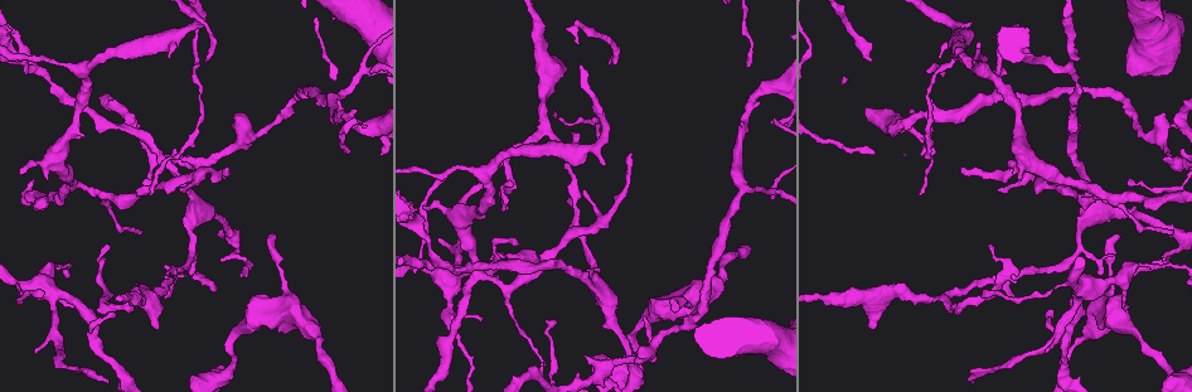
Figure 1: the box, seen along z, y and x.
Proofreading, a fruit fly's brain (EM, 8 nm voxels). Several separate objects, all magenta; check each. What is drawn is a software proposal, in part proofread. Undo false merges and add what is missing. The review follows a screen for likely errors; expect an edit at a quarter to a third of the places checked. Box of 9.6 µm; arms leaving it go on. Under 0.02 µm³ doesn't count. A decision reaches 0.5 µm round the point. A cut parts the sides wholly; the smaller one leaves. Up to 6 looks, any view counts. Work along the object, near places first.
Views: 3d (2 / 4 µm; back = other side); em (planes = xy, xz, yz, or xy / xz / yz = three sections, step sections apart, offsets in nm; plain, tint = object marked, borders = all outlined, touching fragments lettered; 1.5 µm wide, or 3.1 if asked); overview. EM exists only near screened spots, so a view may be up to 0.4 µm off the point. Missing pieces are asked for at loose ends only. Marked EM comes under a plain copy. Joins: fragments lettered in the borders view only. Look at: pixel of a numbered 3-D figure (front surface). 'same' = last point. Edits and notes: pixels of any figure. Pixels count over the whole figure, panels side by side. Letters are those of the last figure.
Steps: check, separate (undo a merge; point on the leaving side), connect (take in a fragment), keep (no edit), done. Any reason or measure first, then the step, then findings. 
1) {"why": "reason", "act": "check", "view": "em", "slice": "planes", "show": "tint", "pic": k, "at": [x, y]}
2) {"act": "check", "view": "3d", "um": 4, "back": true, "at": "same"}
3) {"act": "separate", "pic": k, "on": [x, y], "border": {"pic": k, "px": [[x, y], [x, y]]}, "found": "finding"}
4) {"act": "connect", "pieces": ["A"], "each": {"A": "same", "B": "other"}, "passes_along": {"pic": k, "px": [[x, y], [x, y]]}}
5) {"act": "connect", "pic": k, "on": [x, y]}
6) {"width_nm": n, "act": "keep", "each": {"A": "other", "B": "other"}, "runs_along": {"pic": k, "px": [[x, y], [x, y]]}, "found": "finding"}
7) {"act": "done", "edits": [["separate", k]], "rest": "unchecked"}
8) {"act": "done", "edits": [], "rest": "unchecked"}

{"why": "a fork", "act": "check", "view": "3d", "um": 2, "pic": 1, "at": [1000, 71]}

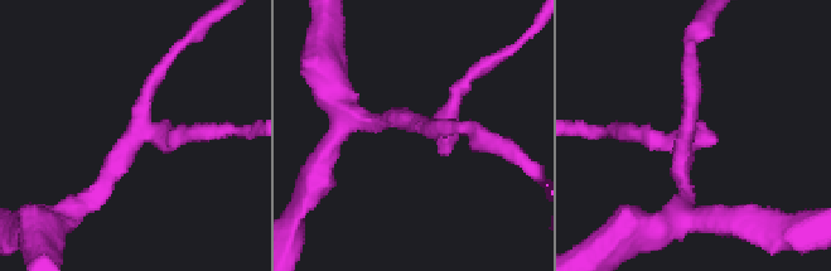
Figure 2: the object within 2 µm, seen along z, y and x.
{"arms": 3, "why": "need the tissue", "act": "check", "view": "em", "slice": "planes", "show": "tint", "pic": 2, "at": [687, 134]}

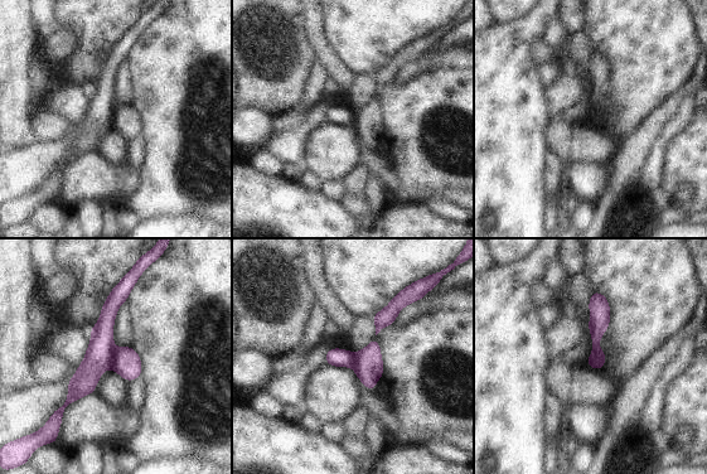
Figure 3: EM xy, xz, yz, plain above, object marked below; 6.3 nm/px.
{"act": "check", "view": "em", "slice": "planes", "show": "borders", "at": "same"}

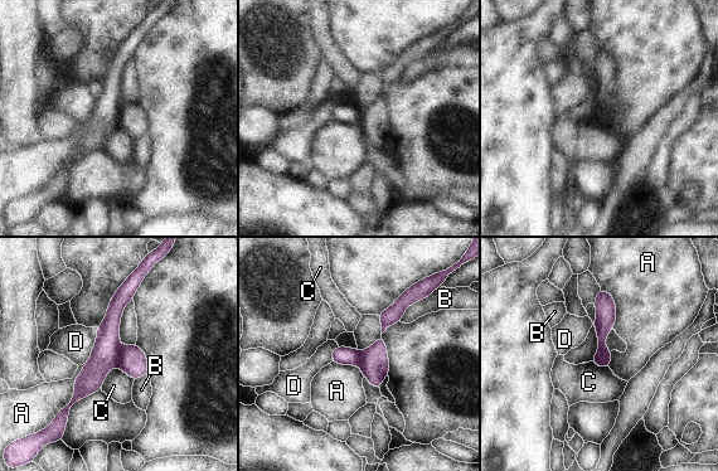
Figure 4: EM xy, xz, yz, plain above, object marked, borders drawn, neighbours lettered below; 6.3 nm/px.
{"act": "separate", "pic": 4, "on": [131, 359], "each": {"A": "other", "B": "other", "C": "other", "D": "other"}, "border": {"pic": 4, "px": [[121, 346], [115, 364]]}, "found": "two neurons meet here"}

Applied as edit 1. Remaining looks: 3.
{"why": "see it whole again", "act": "check", "view": "overview"}

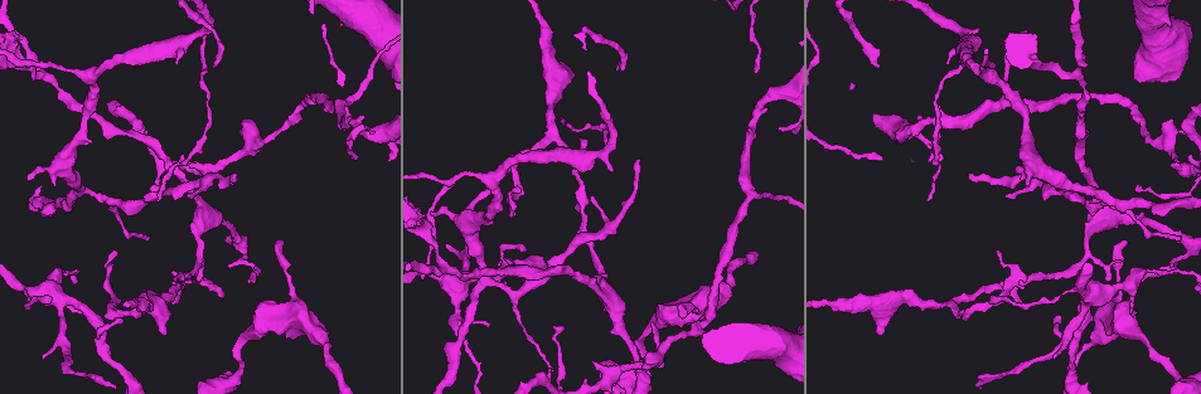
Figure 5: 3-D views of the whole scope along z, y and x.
{"act": "check", "view": "3d", "um": 4, "pic": 5, "at": [285, 272]}

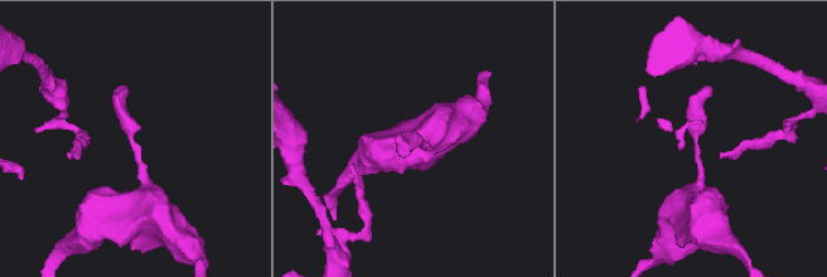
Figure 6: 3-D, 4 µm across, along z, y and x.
{"why": "need the tissue", "act": "check", "view": "em", "slice": "planes", "show": "borders", "pic": 6, "at": [131, 140]}

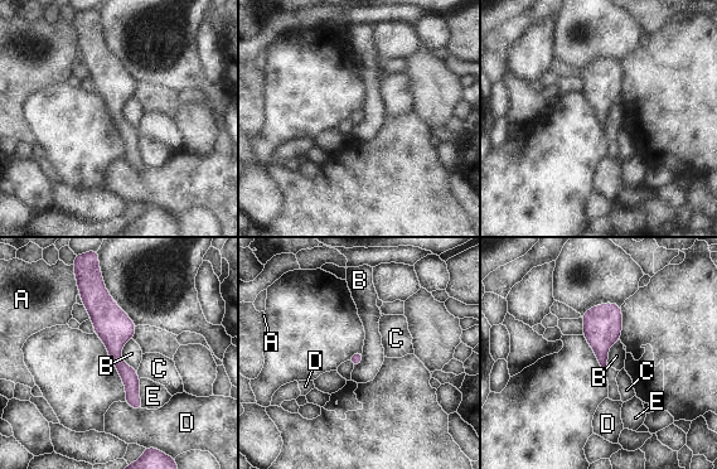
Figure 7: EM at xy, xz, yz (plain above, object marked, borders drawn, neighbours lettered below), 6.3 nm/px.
{"width_nm": 80, "act": "keep", "each": {"A": "other", "B": "other", "C": "other", "D": "other", "E": "other"}, "runs_along": {"pic": 7, "px": [[98, 285], [139, 406]]}, "found": "continuous, no second neuron"}

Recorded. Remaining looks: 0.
{"act": "done", "edits": [["separate", 4]], "rest": "unchecked"}

